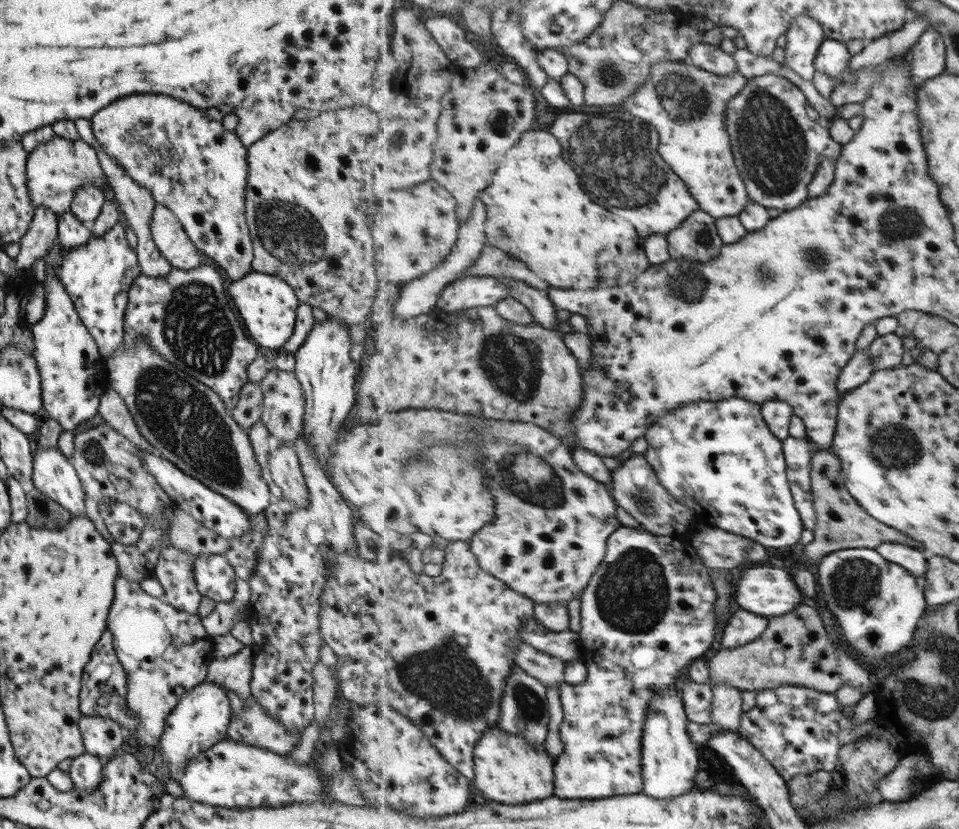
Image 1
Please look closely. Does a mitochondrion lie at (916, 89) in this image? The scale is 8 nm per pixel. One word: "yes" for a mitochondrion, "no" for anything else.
no

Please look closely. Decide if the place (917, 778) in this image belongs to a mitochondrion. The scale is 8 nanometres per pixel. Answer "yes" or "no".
no

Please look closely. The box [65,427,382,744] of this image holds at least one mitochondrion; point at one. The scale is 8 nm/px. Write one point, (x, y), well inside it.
(92, 450)

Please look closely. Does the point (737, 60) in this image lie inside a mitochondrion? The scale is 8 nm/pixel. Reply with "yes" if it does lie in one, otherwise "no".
no

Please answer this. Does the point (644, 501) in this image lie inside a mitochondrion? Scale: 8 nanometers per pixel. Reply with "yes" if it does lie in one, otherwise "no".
yes

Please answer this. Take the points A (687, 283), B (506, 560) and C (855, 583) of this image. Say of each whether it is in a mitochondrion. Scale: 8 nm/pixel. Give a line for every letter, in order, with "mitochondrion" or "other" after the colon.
A: mitochondrion
B: other
C: mitochondrion

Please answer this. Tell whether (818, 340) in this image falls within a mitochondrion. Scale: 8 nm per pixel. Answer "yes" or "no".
no

